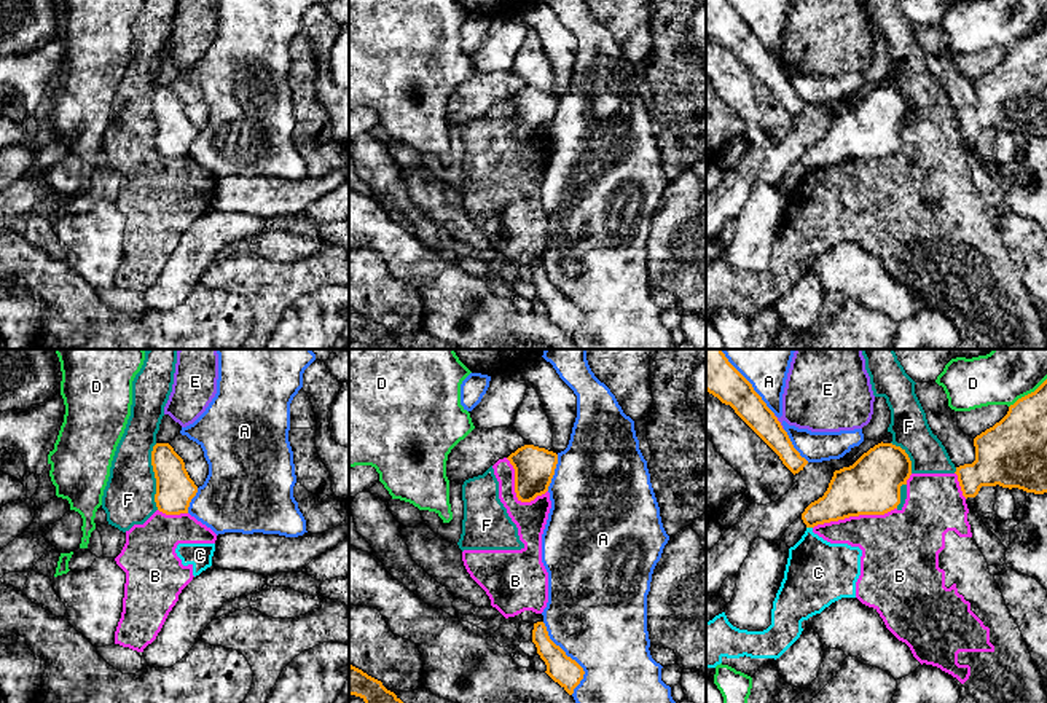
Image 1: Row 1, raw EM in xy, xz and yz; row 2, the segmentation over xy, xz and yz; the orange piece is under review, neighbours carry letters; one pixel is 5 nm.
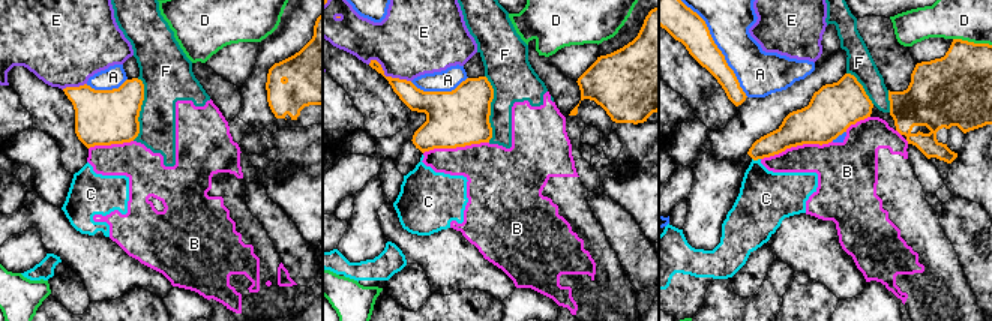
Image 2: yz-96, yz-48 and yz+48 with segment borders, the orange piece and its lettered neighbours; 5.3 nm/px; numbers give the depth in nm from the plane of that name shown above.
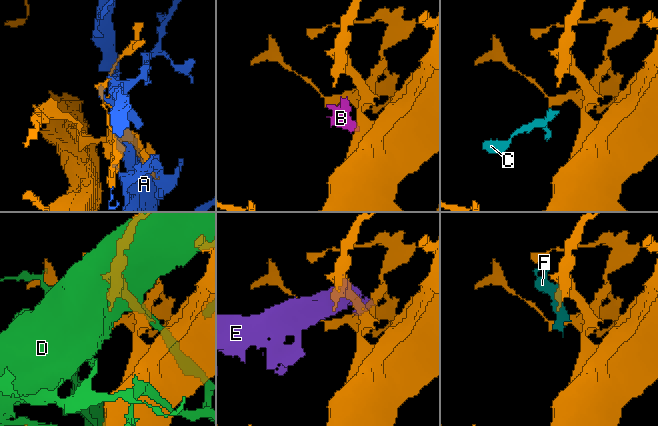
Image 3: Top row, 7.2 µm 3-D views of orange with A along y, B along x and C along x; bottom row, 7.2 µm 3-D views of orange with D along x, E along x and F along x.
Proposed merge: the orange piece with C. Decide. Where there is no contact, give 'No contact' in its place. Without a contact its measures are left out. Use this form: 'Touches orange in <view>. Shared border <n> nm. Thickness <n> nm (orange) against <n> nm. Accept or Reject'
Touches orange in yz. Shared border 30 nm. Thickness 220 nm (orange) against 320 nm. Reject

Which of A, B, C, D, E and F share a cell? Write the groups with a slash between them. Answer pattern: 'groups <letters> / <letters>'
groups A / B C F / D / E

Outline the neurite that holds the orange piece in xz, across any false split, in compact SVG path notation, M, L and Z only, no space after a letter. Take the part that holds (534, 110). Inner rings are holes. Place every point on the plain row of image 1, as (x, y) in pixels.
M524 88L508 100L515 112L515 135L518 143L531 145L548 134L558 97L534 88Z

